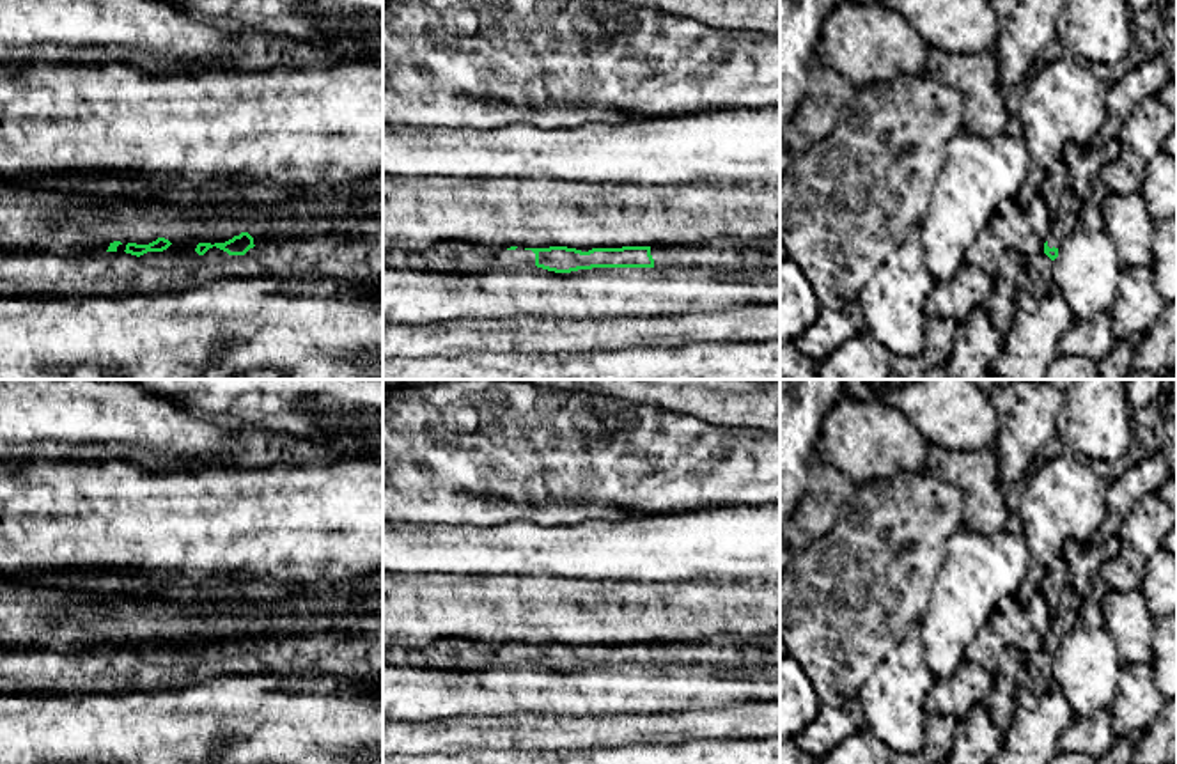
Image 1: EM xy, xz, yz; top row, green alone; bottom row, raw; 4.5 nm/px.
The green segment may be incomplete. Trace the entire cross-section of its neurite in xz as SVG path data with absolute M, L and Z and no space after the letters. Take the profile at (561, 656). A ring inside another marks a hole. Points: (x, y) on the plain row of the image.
M730 633L704 642L654 642L592 645L567 643L493 647L468 638L443 638L429 649L383 647L383 663L395 667L477 672L489 667L537 663L555 670L592 665L688 665L780 667L780 633L741 638Z

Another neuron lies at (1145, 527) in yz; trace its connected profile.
M1158 493L1143 496L1117 534L1119 551L1101 567L1106 587L1120 592L1140 589L1145 562L1163 548L1175 525L1177 512Z

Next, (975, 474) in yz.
M929 445L924 472L963 491L964 526L987 535L1005 530L1009 519L1007 487L998 479L994 448L963 452Z

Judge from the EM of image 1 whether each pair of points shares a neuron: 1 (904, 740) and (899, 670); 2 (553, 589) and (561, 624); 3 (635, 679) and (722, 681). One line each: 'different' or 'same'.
1: same
2: same
3: same

